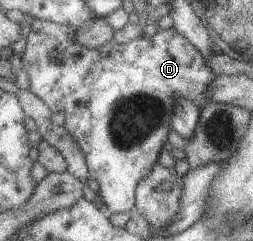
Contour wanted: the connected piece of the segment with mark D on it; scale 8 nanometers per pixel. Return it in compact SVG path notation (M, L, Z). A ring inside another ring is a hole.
M36 19L31 23L32 30L28 36L26 51L21 55L23 66L28 70L31 78L31 88L37 96L40 96L53 108L54 112L65 112L67 123L65 126L73 133L73 136L79 141L81 148L85 151L90 164L91 174L93 178L97 178L101 184L101 196L107 207L113 213L133 212L138 206L138 189L141 181L147 178L156 168L156 164L161 160L161 149L169 142L169 134L173 130L173 119L176 116L176 102L188 98L194 103L205 108L212 100L212 86L216 82L218 74L209 66L208 58L197 48L191 40L189 40L175 26L171 29L159 31L153 38L140 38L128 43L117 44L117 42L107 43L101 49L90 49L83 46L76 40L77 29L71 25L56 23L45 19Z

